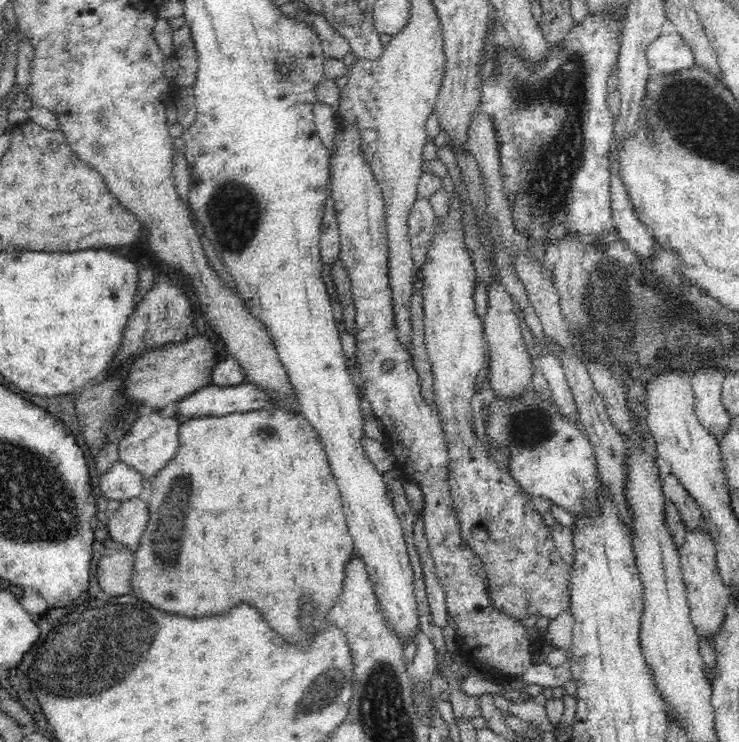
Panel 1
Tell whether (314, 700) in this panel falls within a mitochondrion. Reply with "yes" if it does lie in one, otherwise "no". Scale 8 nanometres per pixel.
yes

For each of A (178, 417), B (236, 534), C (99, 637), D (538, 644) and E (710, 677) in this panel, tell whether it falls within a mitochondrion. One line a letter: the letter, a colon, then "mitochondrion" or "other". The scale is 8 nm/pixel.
A: other
B: other
C: mitochondrion
D: other
E: other

